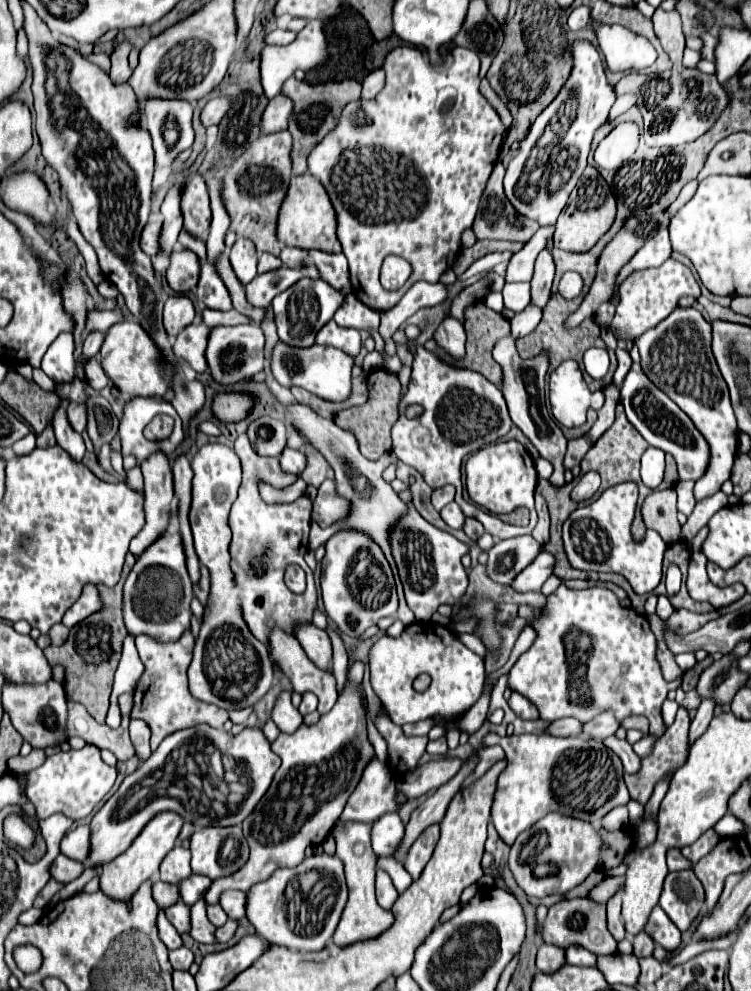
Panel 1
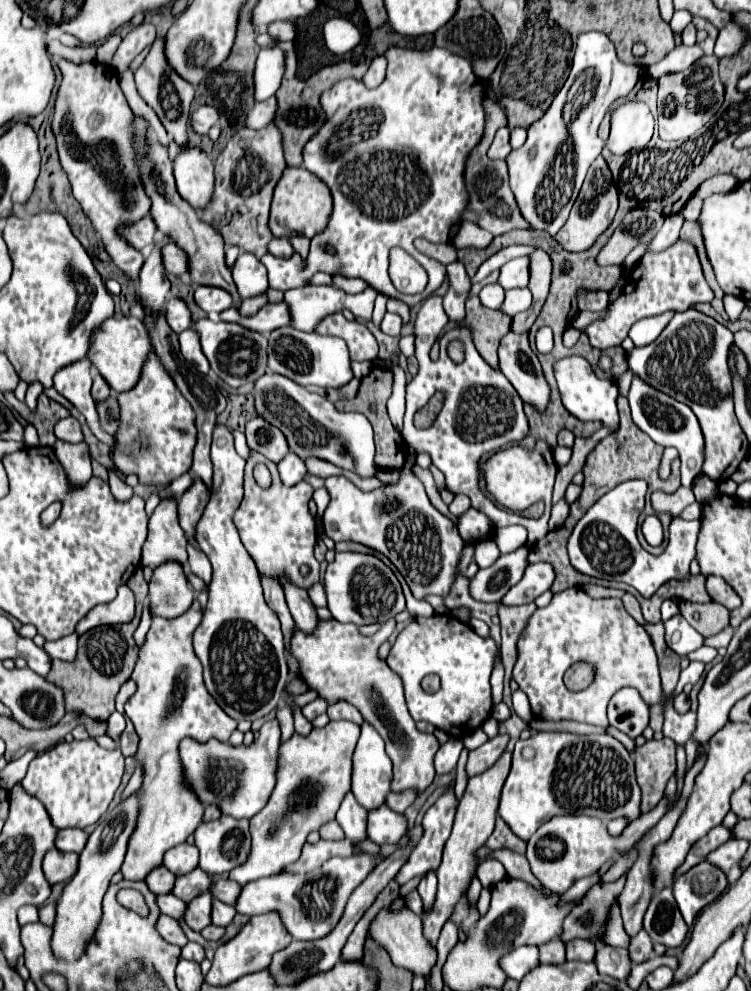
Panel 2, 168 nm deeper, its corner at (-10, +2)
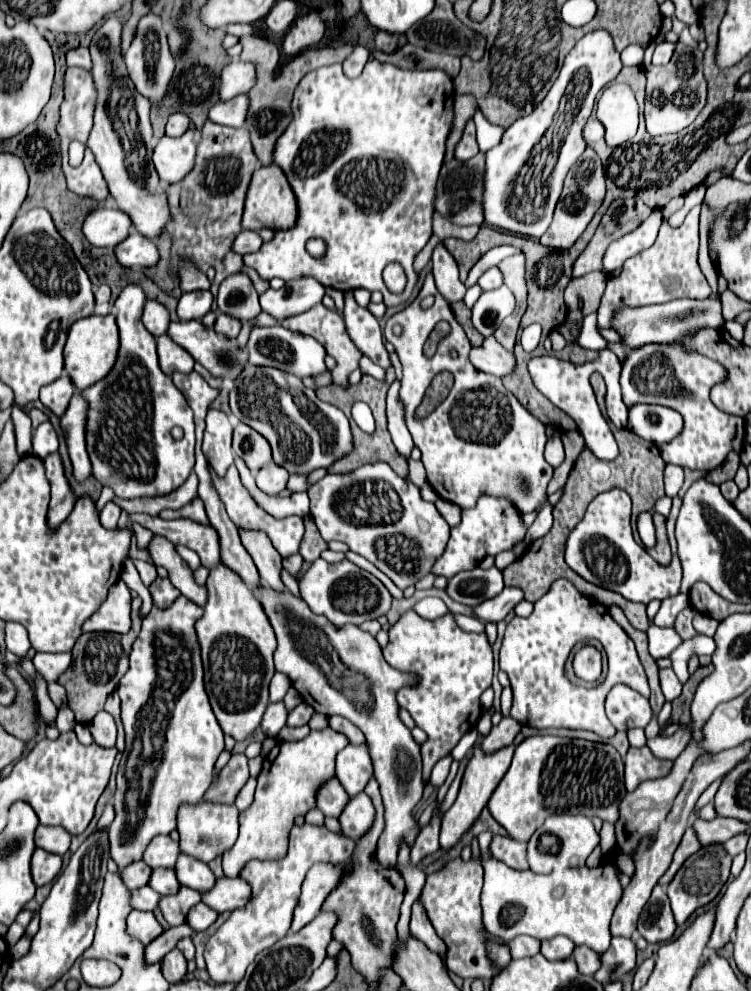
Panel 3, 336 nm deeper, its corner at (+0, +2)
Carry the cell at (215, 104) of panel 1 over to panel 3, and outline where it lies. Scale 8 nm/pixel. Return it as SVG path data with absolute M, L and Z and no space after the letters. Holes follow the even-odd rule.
M175 112L167 122L167 136L183 136L189 130L191 118L185 112Z

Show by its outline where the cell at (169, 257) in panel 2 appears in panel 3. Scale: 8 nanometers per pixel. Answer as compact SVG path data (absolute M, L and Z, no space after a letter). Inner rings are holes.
M131 232L129 238L115 248L115 256L127 268L131 266L149 268L159 262L157 246L149 238L141 236L139 232Z

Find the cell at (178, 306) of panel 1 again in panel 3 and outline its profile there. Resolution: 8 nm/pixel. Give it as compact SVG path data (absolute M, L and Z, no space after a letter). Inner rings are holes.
M147 300L145 310L143 310L143 324L153 336L161 336L169 330L169 310L157 302L157 300Z

